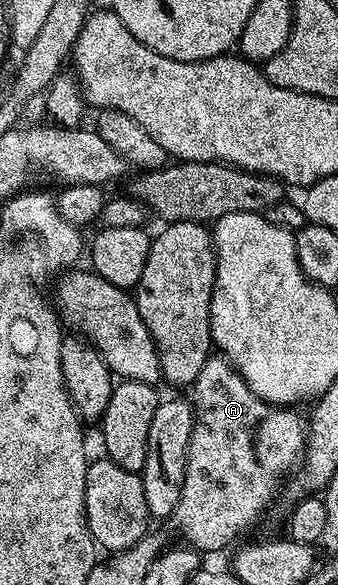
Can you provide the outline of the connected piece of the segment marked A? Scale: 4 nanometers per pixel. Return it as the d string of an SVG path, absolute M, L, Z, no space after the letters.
M221 353L210 354L203 369L199 369L199 377L191 388L191 402L193 428L183 477L183 493L167 523L185 538L182 540L194 551L208 553L213 543L229 543L239 538L248 527L256 525L257 518L276 497L285 474L302 462L306 452L307 423L303 415L301 417L297 412L300 410L278 407L276 403L259 398Z

